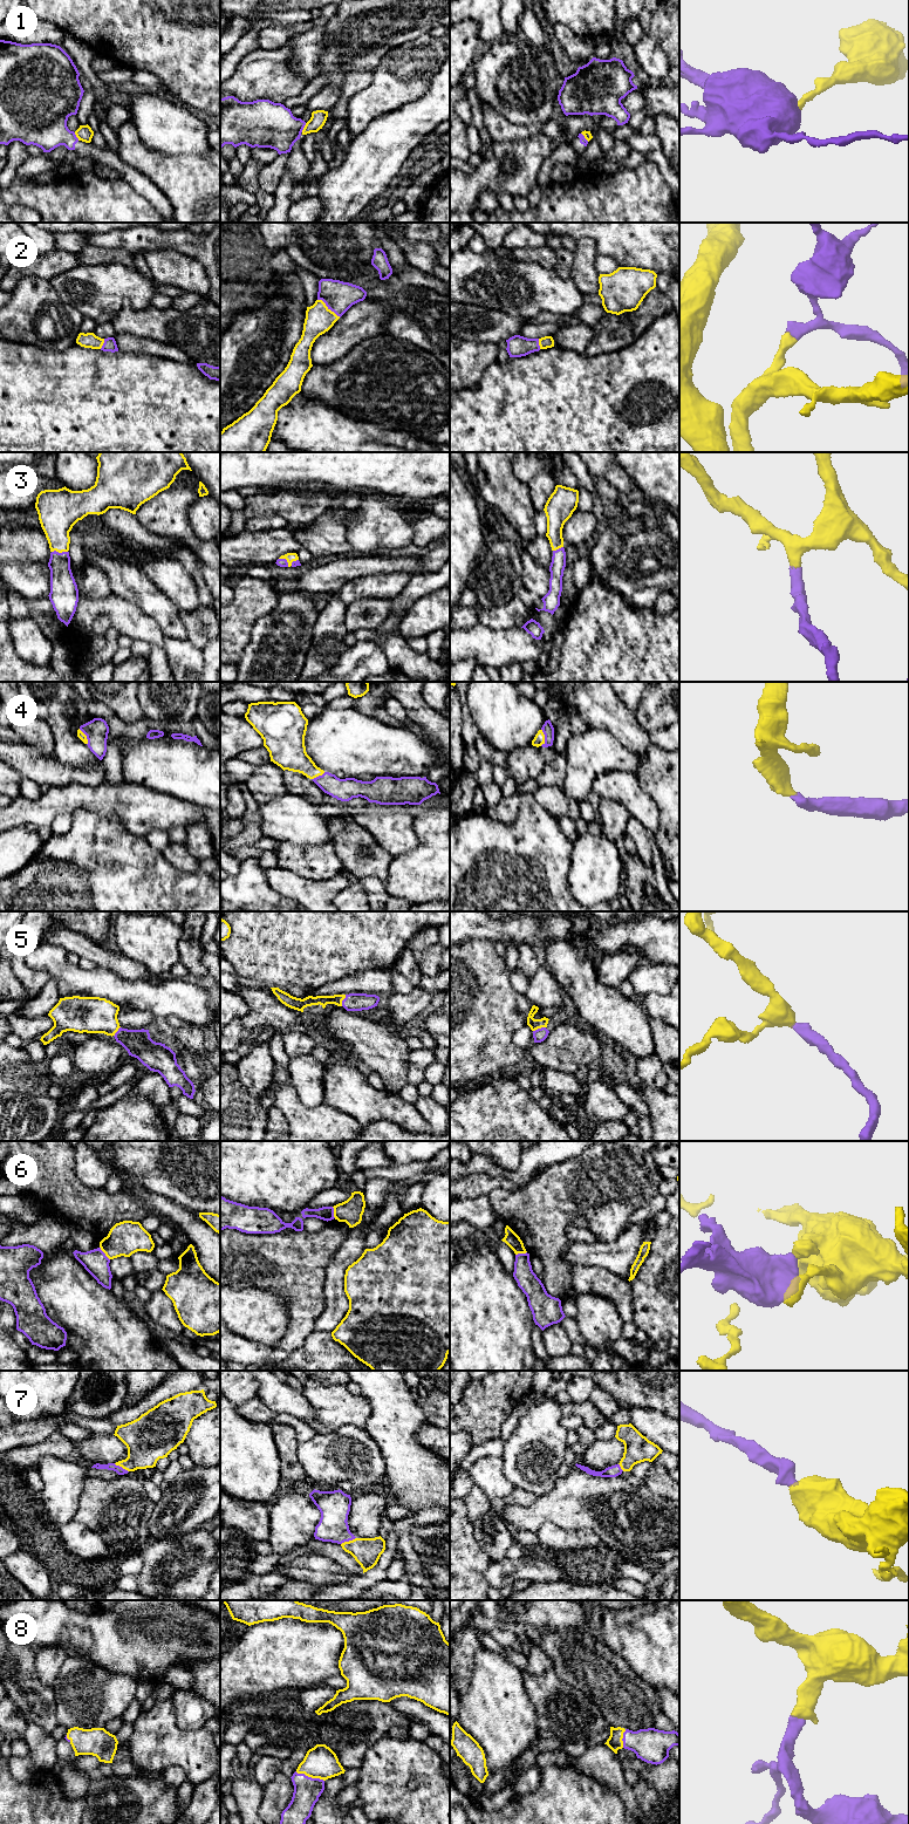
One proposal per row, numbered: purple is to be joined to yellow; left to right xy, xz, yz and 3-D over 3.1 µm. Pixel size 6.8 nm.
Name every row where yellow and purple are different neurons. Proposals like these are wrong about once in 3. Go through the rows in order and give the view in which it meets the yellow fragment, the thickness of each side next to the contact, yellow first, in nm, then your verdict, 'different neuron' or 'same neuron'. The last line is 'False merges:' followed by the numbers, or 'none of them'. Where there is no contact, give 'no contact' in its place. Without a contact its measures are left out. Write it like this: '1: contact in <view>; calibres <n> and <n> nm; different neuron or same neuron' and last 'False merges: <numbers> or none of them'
1: contact in xz; calibres 110 and 320 nm; different neuron
2: contact in xz; calibres 190 and 220 nm; same neuron
3: contact in xy; calibres 260 and 190 nm; same neuron
4: contact in yz; calibres 80 and 80 nm; same neuron
5: contact in yz; calibres 80 and 90 nm; same neuron
6: contact in xy; calibres 240 and 170 nm; different neuron
7: contact in xz; calibres 190 and 200 nm; same neuron
8: contact in xz; calibres 220 and 190 nm; same neuron
False merges: 1, 6

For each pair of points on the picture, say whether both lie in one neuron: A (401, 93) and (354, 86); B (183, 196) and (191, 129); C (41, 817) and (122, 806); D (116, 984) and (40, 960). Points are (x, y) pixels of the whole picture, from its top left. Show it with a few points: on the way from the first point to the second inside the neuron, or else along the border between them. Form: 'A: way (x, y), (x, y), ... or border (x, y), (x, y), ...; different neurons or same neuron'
A: border (374, 70), (373, 79), (348, 101), (348, 110); different neurons
B: border (161, 152), (170, 155), (200, 155), (204, 157); different neurons
C: way (61, 800), (102, 800); same neuron
D: way (97, 983), (73, 981), (59, 968); same neuron

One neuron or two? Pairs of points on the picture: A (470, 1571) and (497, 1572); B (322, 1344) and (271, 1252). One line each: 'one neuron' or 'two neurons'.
A: two neurons
B: two neurons

